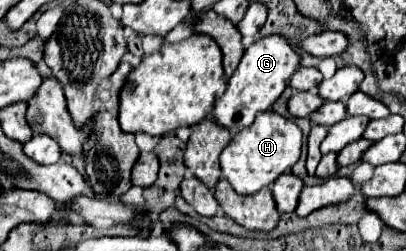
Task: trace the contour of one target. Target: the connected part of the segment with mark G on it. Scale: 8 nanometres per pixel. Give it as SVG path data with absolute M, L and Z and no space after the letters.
M271 35L265 39L255 41L243 55L237 71L231 75L227 83L225 95L215 101L211 117L217 125L229 129L231 133L237 133L245 127L249 127L257 113L271 109L271 105L279 99L279 95L285 91L289 77L299 67L299 55L295 49L287 43L281 35Z

